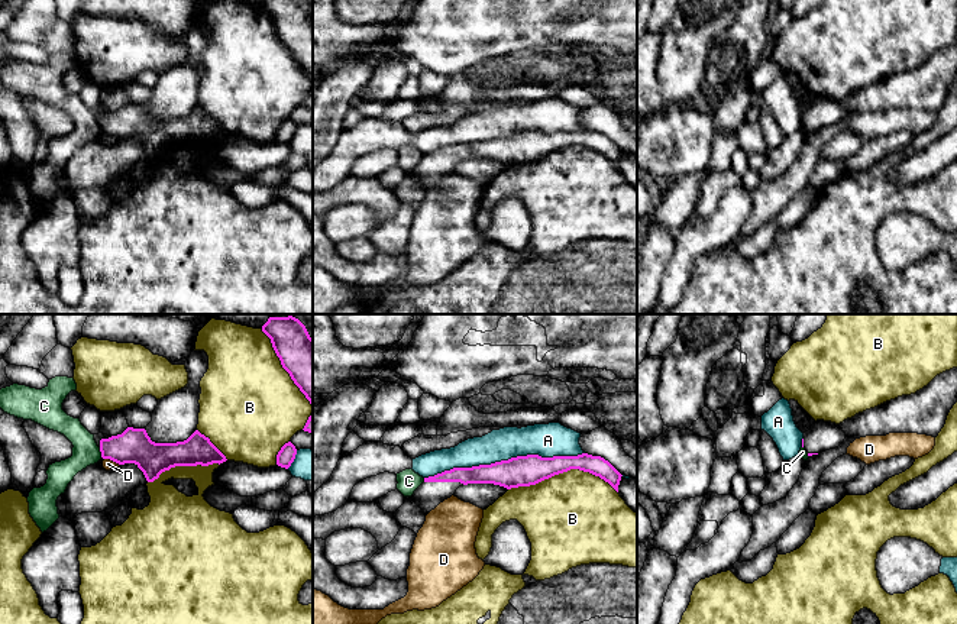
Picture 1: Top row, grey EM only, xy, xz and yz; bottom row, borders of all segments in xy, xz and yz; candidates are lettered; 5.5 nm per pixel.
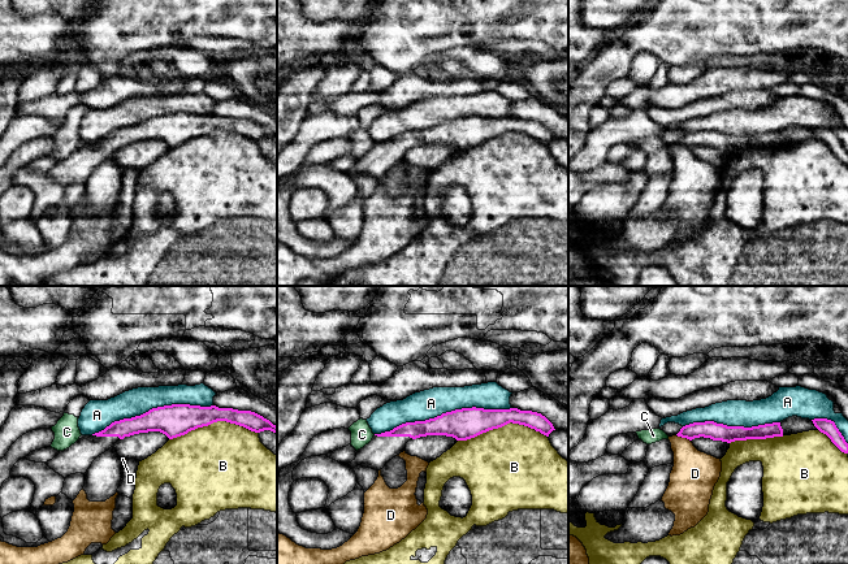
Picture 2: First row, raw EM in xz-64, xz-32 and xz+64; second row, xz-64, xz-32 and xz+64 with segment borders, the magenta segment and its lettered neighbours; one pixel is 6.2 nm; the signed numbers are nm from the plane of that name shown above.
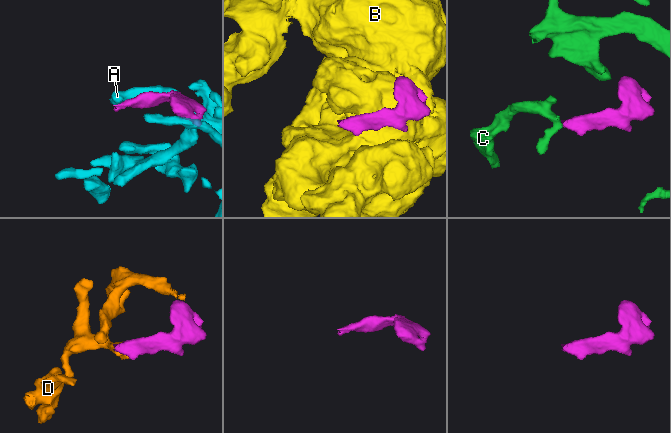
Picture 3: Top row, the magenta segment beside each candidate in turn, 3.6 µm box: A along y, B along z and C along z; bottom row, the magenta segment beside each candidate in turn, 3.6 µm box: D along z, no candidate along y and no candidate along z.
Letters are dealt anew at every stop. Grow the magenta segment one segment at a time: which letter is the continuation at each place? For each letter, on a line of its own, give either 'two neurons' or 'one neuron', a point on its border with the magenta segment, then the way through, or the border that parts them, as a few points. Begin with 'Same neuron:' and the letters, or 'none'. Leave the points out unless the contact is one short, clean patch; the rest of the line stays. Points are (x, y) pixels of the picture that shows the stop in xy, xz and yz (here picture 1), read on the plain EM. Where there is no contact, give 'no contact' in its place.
Same neuron: none
A: two neurons; meets magenta in xz at (504, 136)
B: two neurons; meets magenta in xz at (563, 146)
C: two neurons; meets magenta in xy at (100, 126); border along xy (99, 123), (102, 132)
D: two neurons; meets magenta in xy at (112, 135); border along xy (104, 133), (119, 141)

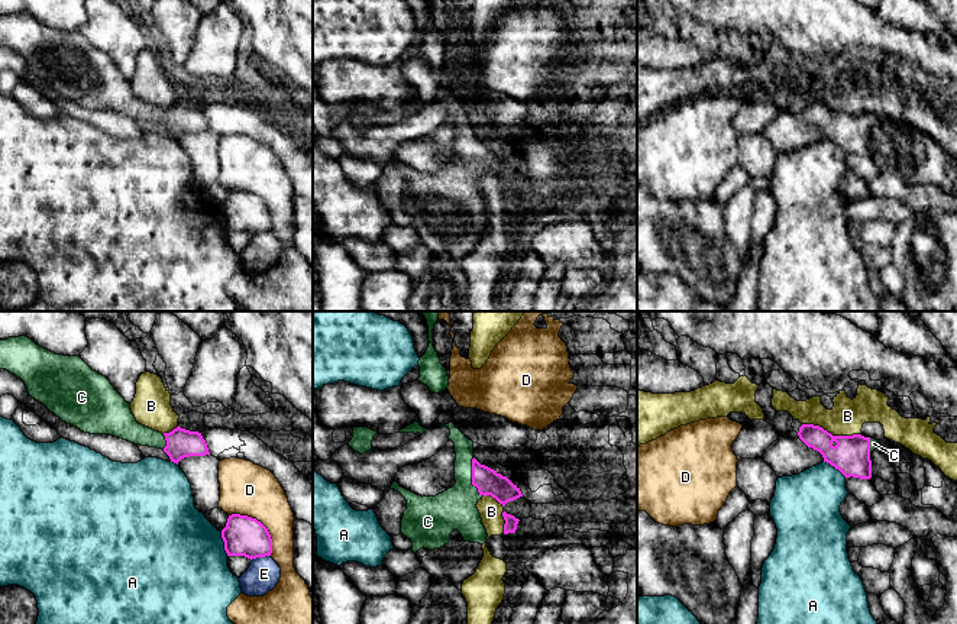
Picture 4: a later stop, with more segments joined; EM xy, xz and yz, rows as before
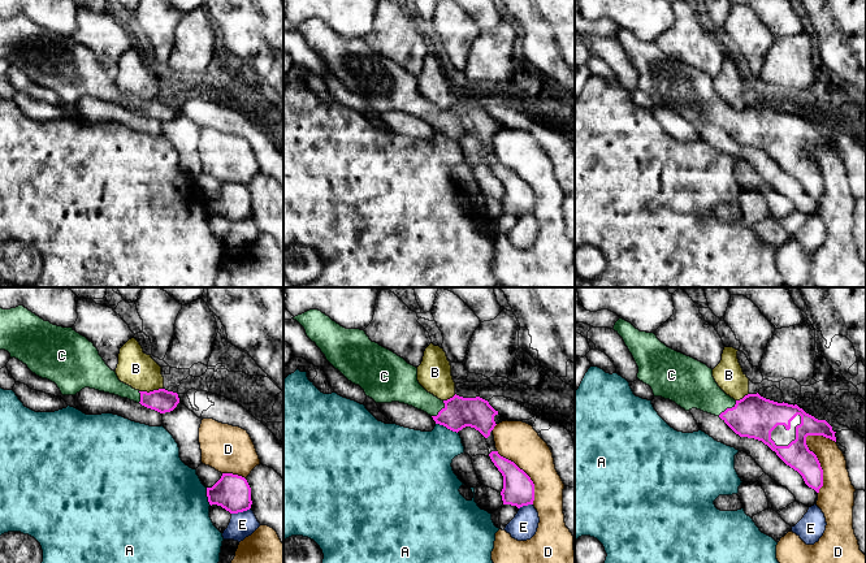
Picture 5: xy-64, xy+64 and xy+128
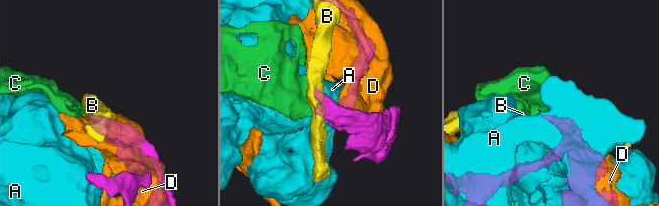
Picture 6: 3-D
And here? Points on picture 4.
Same neuron: C
A: two neurons; meets magenta in xy at (225, 219)
B: two neurons; meets magenta in yz at (830, 109); border along yz (802, 99), (821, 102), (833, 110), (859, 110)
C: one neuron; meets magenta in xz at (472, 154)
D: two neurons; meets magenta in xy at (261, 199)
E: two neurons; meets magenta in xy at (259, 232); border along xy (270, 230), (251, 235)

